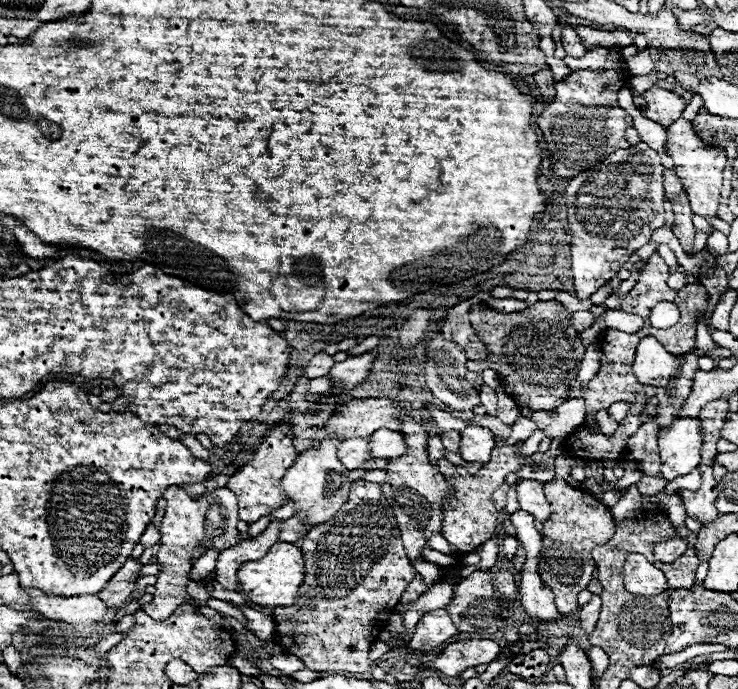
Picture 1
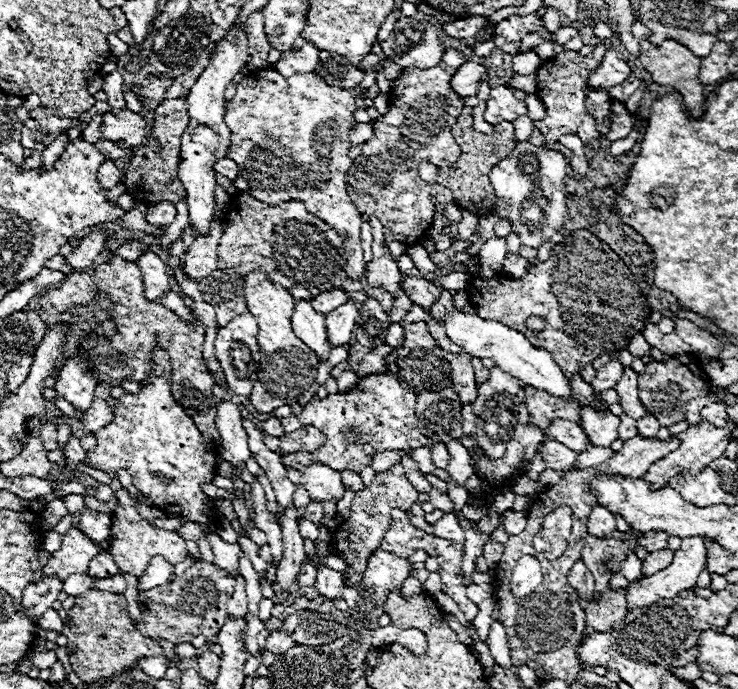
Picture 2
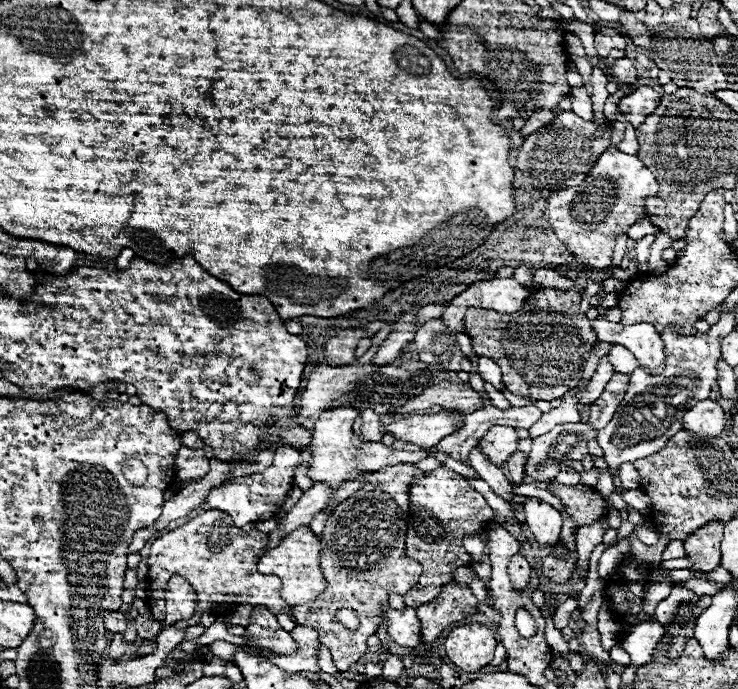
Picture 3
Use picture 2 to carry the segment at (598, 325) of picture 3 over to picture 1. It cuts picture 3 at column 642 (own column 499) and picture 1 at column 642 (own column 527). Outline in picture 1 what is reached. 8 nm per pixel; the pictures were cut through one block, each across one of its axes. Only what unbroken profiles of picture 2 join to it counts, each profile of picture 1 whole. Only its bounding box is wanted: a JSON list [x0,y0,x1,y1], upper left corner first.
[632,336,678,386]

